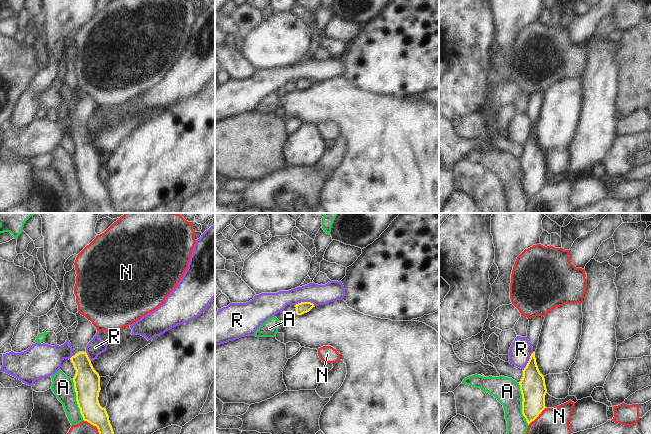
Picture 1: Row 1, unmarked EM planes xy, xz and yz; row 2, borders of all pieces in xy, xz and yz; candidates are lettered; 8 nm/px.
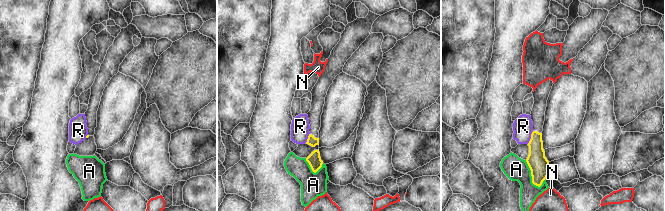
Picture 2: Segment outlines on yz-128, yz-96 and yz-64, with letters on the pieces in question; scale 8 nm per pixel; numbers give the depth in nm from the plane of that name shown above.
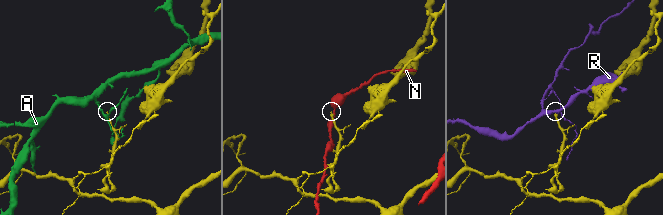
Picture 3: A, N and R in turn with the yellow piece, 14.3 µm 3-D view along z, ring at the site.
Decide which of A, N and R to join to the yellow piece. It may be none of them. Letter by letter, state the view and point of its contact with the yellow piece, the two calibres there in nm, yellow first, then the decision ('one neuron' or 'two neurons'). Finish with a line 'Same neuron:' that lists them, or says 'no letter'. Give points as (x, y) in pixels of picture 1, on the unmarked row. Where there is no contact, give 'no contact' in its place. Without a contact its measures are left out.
A: xy (76, 176) | 200/180 nm | two neurons
N: yz (537, 192) | 200/360 nm | two neurons
R: xz (304, 78) | 90/170 nm | two neurons
Same neuron: no letter

